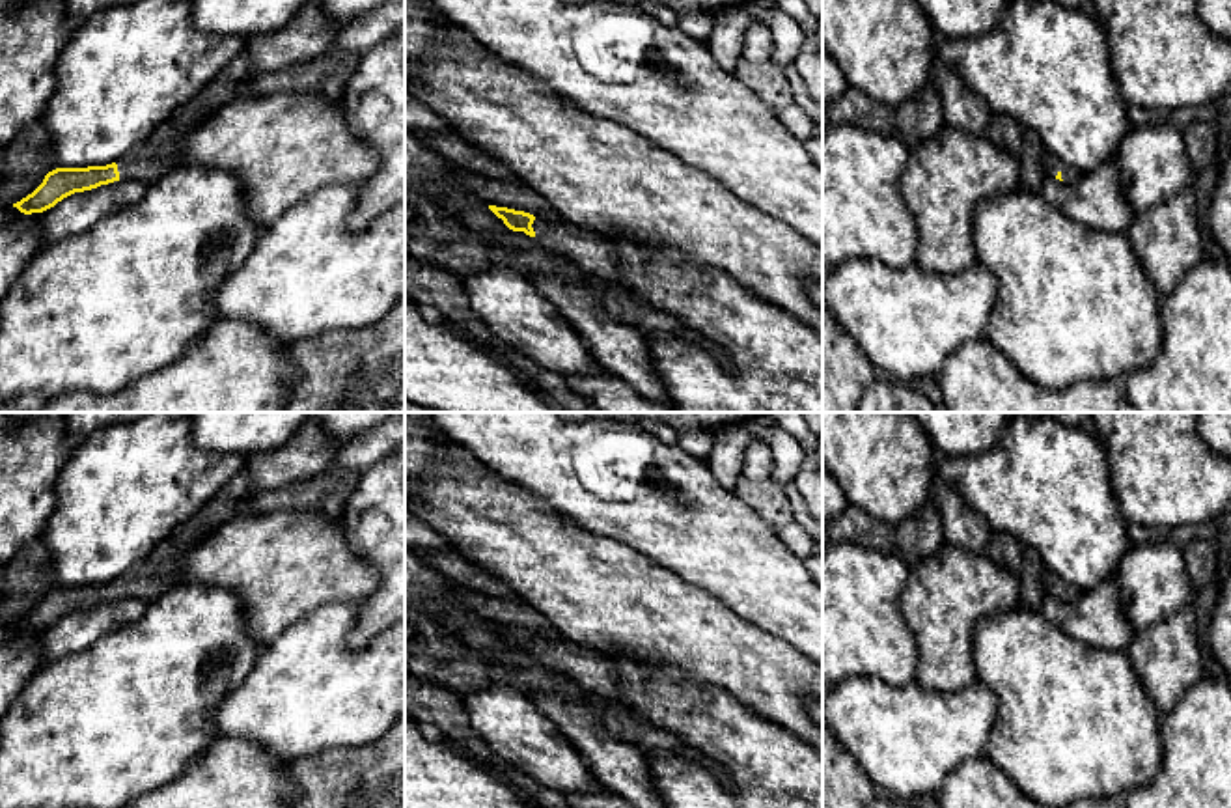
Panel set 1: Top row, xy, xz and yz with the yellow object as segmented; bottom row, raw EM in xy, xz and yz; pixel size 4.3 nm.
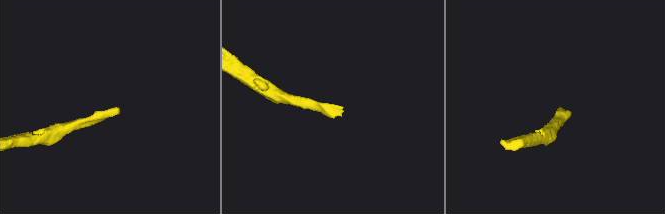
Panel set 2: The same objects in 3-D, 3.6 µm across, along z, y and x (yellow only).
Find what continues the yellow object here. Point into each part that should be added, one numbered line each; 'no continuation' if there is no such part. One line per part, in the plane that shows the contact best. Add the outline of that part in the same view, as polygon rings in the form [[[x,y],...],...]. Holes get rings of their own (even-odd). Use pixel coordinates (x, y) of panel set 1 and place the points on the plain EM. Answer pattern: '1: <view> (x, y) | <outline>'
1: xz (590, 668) | [[[535,636],[535,659],[554,672],[573,677],[580,687],[602,700],[616,700],[619,689],[617,664],[597,649],[576,642],[552,642]]]

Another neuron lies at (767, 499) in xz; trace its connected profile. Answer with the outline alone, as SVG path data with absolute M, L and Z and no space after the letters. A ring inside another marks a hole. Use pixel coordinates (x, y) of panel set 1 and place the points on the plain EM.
M740 476L731 491L739 500L750 506L768 526L776 530L795 521L783 485L772 478L767 481L754 481Z

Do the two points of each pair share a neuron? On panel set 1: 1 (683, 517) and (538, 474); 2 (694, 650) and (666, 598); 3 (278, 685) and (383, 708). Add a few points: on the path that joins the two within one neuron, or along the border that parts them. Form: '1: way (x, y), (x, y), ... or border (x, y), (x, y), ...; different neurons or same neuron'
1: way (648, 495), (603, 474), (573, 474); same neuron
2: way (692, 637), (666, 611); same neuron
3: way (304, 691), (357, 696); same neuron

